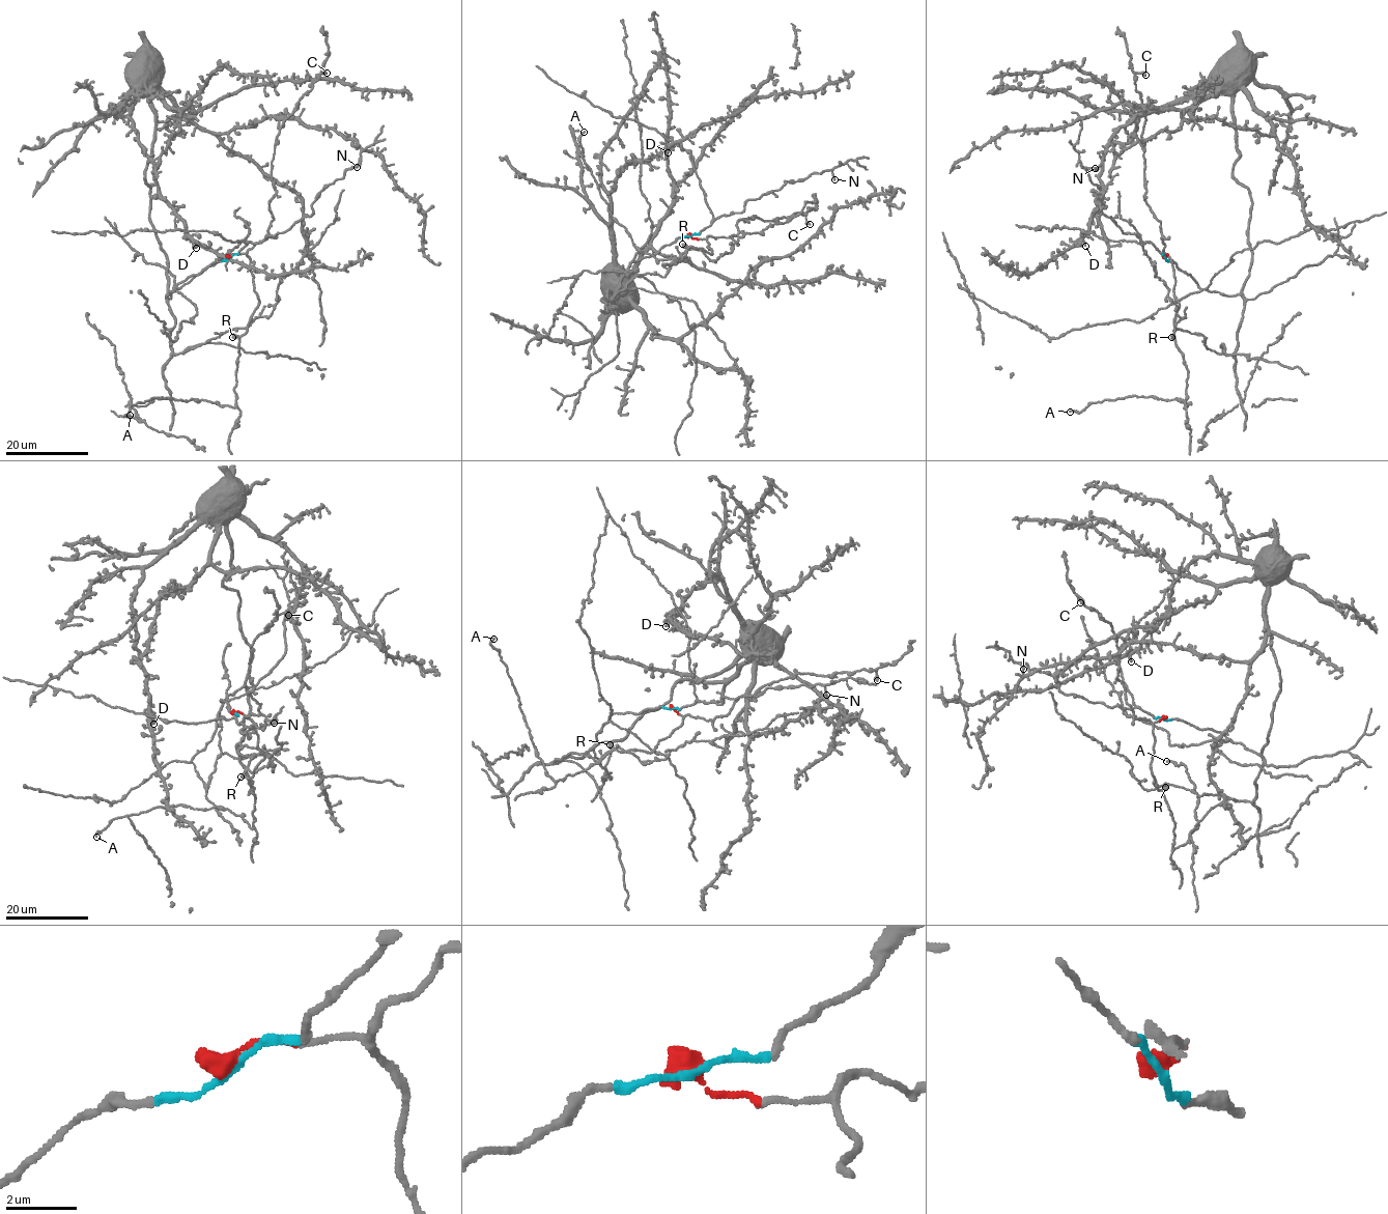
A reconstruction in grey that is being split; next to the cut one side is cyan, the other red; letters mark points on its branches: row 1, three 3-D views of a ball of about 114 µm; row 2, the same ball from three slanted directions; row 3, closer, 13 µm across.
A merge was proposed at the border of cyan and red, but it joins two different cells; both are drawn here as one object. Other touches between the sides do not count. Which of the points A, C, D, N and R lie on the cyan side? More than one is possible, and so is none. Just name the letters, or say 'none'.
D, N

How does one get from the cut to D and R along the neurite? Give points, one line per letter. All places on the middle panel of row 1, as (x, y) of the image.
D: (689, 235), (629, 263), (617, 314), (607, 311), (608, 291), (625, 292), (610, 194), (624, 166), (668, 152)
R: (689, 235), (705, 238), (711, 253), (682, 244)

